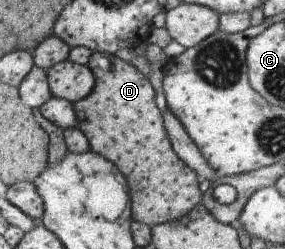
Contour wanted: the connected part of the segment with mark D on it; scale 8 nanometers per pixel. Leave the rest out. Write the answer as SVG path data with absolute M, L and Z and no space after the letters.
M92 52L87 66L94 74L95 87L88 97L73 103L77 119L76 126L88 138L91 150L109 159L127 179L131 199L131 218L133 221L153 227L156 224L184 217L203 200L203 193L198 188L201 179L173 150L163 124L162 112L155 102L155 91L149 78L146 78L131 63L115 55L105 55L100 52Z

